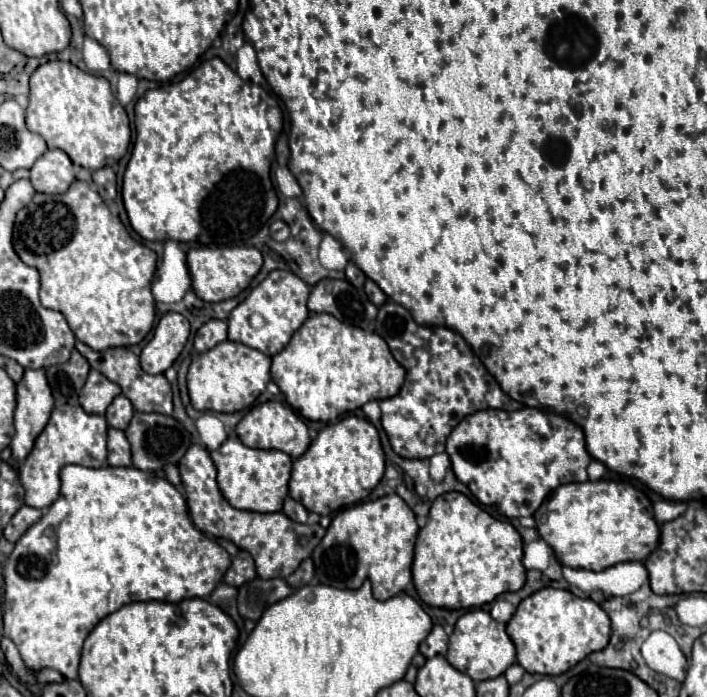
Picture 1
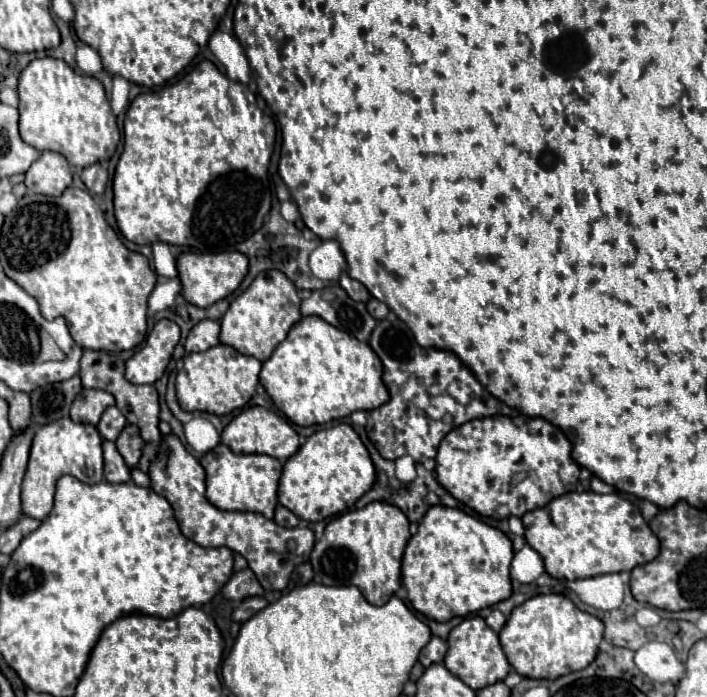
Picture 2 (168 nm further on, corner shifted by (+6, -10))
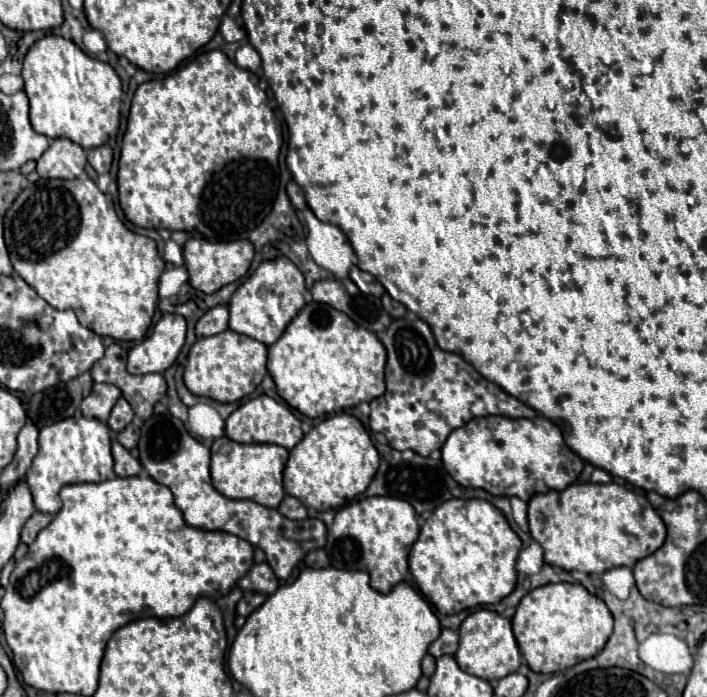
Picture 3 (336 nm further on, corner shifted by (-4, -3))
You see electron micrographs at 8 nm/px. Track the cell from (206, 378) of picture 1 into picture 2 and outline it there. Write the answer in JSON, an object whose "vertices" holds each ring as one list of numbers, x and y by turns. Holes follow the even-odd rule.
{"vertices":[[218,344,206,352,188,354,184,358,184,368,178,372,176,378,178,402,186,412,208,412,216,416,230,414,238,408,244,408,256,394,260,368,262,368,260,360,244,356,224,344]]}

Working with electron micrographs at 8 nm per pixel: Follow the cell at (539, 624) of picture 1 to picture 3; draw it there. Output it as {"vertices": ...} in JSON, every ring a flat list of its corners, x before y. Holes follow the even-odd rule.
{"vertices":[[550,583,522,597,512,617,512,631,528,667,550,675,600,653,612,635,612,613,580,583]]}

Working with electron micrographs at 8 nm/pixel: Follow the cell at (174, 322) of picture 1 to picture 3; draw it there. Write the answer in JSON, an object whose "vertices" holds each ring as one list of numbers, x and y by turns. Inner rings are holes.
{"vertices":[[164,315,152,333,128,351,128,373,164,373,178,357,186,337,182,315]]}

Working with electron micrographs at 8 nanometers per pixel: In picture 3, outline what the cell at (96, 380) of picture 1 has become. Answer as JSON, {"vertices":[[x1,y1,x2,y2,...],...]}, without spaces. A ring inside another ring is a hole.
{"vertices":[[94,383,92,393,82,401,80,411,84,417,88,419,98,419,102,423,106,423,114,403,118,401,122,393,118,391,118,387,114,385,106,385,106,383]]}

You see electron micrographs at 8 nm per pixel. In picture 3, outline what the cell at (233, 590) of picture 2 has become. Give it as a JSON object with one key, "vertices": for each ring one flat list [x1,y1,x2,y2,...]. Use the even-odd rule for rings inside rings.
{"vertices":[[258,563,254,565,240,581,238,587,240,589,248,589,248,591,256,591,256,593,264,593,264,595,272,595,278,589,278,579,274,575,274,571,270,569,268,563]]}

